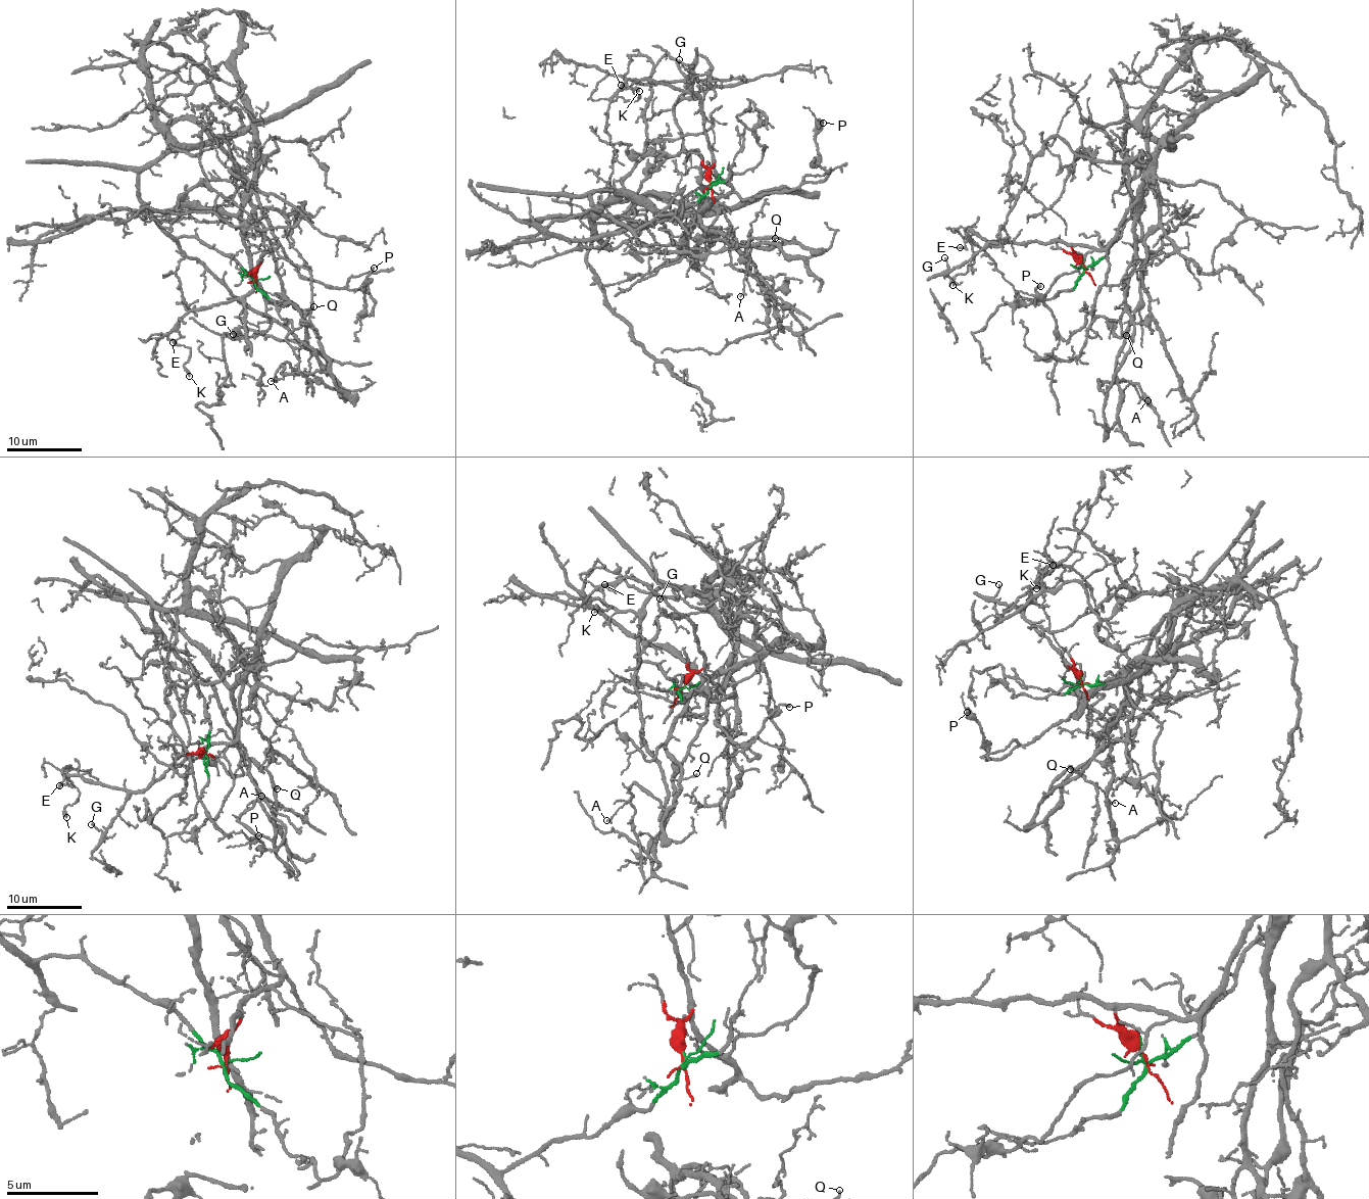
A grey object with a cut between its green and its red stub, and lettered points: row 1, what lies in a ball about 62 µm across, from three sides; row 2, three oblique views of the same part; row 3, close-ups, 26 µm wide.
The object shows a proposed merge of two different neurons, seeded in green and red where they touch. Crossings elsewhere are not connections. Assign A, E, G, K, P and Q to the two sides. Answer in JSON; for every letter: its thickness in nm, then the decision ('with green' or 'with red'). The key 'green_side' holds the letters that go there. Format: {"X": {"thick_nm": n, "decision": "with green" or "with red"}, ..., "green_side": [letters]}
{"A": {"thick_nm": 120, "decision": "with red"}, "E": {"thick_nm": 120, "decision": "with red"}, "G": {"thick_nm": 120, "decision": "with red"}, "K": {"thick_nm": 200, "decision": "with red"}, "P": {"thick_nm": 170, "decision": "with red"}, "Q": {"thick_nm": 120, "decision": "with red"}, "green_side": []}

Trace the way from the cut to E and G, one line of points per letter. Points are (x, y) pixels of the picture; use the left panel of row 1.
E: (256, 279), (259, 261), (254, 274), (254, 288), (244, 298), (188, 309), (179, 321), (179, 338), (172, 342)
G: (256, 279), (260, 262), (254, 274), (254, 289), (244, 305), (246, 338), (239, 339), (234, 334)

